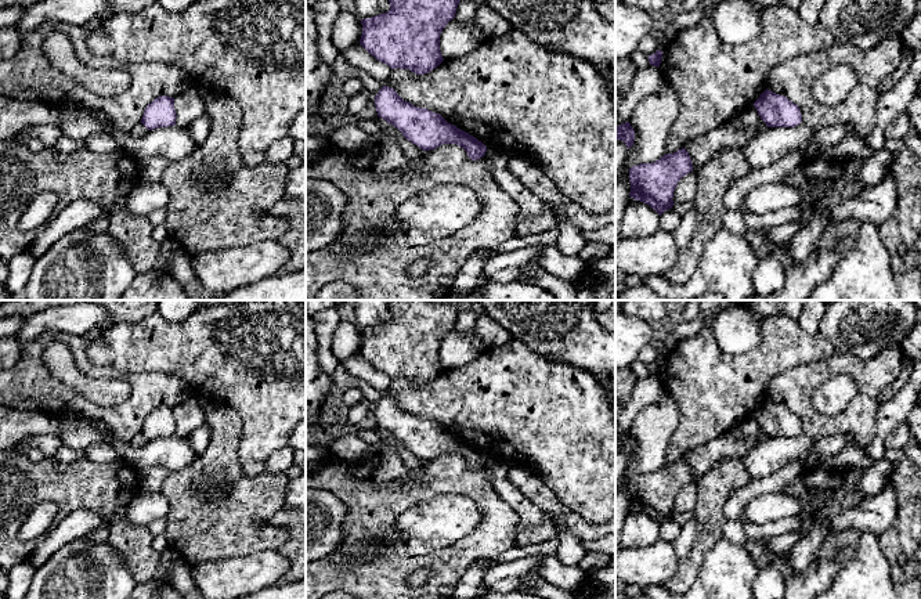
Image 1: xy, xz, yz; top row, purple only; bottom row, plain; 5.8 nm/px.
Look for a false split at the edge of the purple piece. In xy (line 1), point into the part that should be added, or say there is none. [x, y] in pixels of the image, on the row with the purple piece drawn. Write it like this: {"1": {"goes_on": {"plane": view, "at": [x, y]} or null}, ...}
{"1": {"goes_on": null}}

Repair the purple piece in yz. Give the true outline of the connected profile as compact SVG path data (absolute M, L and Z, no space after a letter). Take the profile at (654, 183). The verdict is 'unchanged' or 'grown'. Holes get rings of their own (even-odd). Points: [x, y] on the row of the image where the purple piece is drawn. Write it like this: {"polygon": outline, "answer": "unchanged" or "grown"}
{"polygon": "M686 148L665 154L653 163L640 163L629 169L631 192L635 201L644 202L660 216L673 206L673 191L682 177L693 172Z", "answer": "unchanged"}

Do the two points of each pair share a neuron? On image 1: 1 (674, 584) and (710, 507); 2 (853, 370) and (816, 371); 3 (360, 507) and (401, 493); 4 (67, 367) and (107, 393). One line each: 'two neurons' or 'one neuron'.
1: one neuron
2: one neuron
3: one neuron
4: one neuron

